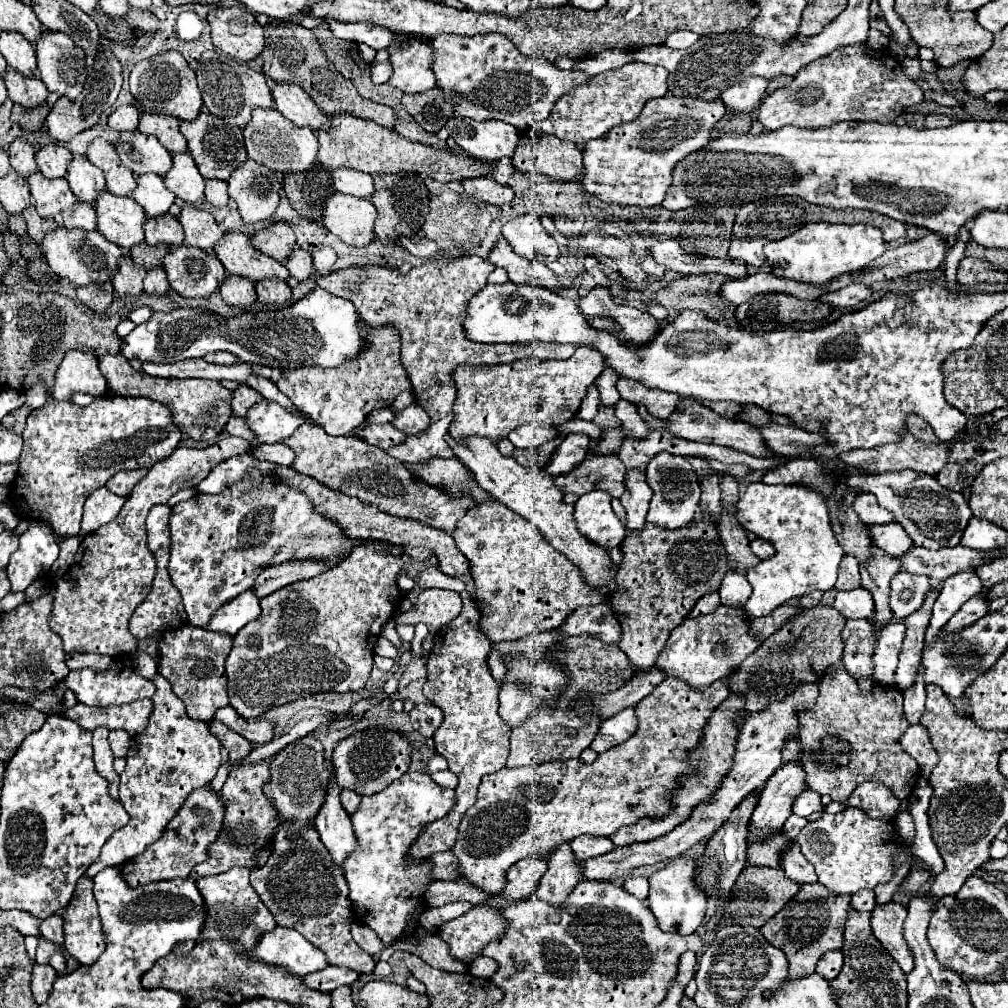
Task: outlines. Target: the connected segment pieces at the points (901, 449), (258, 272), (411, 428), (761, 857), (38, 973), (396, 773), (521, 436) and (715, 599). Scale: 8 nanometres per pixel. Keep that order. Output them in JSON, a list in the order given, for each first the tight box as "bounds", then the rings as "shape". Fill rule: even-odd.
[{"bounds":[838,432,950,476],"shape":[[[910,432],[904,434],[904,438],[898,444],[888,444],[888,446],[878,446],[878,448],[858,448],[858,450],[848,450],[848,452],[840,452],[838,458],[842,460],[842,464],[846,468],[856,468],[860,472],[866,474],[882,474],[882,472],[890,472],[890,470],[916,470],[916,472],[924,472],[930,476],[936,476],[938,470],[942,470],[942,466],[946,464],[950,454],[950,446],[946,444],[938,444],[938,446],[922,446]]]},{"bounds":[216,232,292,282],"shape":[[[228,232],[216,246],[216,256],[222,260],[228,274],[250,278],[252,282],[260,282],[264,278],[280,278],[288,282],[292,278],[284,264],[260,254],[242,232]]]},{"bounds":[394,404,430,436],"shape":[[[412,404],[394,416],[394,426],[400,432],[404,432],[406,436],[416,436],[416,434],[422,434],[428,430],[430,418],[418,404]]]},{"bounds":[748,830,792,868],"shape":[[[784,830],[768,836],[766,840],[760,842],[748,842],[748,864],[750,866],[770,866],[770,868],[780,868],[782,854],[786,848],[792,844],[792,840],[786,836]]]},{"bounds":[34,966,56,1004],"shape":[[[34,966],[34,1000],[44,1004],[52,992],[52,984],[56,980],[56,970],[52,966]]]},{"bounds":[332,728,410,796],"shape":[[[372,728],[372,730],[356,732],[350,738],[338,742],[332,756],[332,764],[334,764],[334,776],[338,786],[342,786],[344,790],[352,790],[360,796],[372,796],[384,790],[390,782],[394,782],[408,770],[410,744],[408,738],[388,730]]]},{"bounds":[508,424,558,448],"shape":[[[526,424],[526,426],[518,426],[508,434],[508,440],[516,446],[516,448],[538,448],[550,440],[554,440],[558,436],[556,428],[550,426],[538,426],[538,424]]]},{"bounds":[688,592,720,618],"shape":[[[718,592],[706,594],[706,596],[702,596],[702,598],[694,604],[694,608],[690,610],[688,618],[696,618],[696,616],[702,616],[702,614],[710,614],[710,612],[714,612],[718,606],[720,606],[720,596],[718,596]]]}]

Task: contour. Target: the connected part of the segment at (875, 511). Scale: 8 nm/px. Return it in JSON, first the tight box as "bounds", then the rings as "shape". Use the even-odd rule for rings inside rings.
{"bounds":[854,494,882,526],"shape":[[[862,494],[854,500],[854,512],[866,526],[882,524],[882,506],[876,502],[874,494]]]}

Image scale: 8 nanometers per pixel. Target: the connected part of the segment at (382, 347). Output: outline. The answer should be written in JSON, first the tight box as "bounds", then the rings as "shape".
{"bounds":[276,328,412,436],"shape":[[[390,328],[372,330],[374,334],[370,334],[370,338],[374,338],[374,350],[366,350],[362,358],[356,358],[354,362],[344,362],[338,368],[308,366],[284,370],[284,376],[276,382],[278,388],[292,400],[292,404],[300,412],[314,418],[332,436],[348,434],[356,424],[364,422],[372,410],[392,406],[394,398],[400,392],[410,390],[412,386],[400,364],[398,332],[392,332]]]}

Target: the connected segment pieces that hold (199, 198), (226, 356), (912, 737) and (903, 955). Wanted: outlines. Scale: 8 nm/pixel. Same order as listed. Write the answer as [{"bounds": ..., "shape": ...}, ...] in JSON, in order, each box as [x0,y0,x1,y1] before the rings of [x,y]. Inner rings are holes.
[{"bounds":[164,154,204,206],"shape":[[[172,154],[172,170],[164,176],[164,184],[186,204],[200,206],[204,202],[204,178],[190,154]]]},{"bounds":[204,352,236,364],"shape":[[[210,352],[204,356],[204,360],[212,362],[212,364],[234,364],[236,356],[230,352]]]},{"bounds":[900,724,938,778],"shape":[[[920,724],[910,726],[900,736],[900,744],[902,744],[902,750],[908,752],[918,762],[922,774],[926,774],[926,778],[928,778],[930,772],[932,772],[932,768],[938,762],[938,754],[936,754],[936,750],[930,744],[930,736],[928,736],[926,728],[922,728]]]},{"bounds":[872,902,914,974],"shape":[[[888,902],[886,906],[874,908],[872,912],[872,932],[890,952],[890,956],[900,964],[902,972],[908,974],[914,966],[910,948],[904,940],[902,924],[906,920],[906,908],[898,902]]]}]

